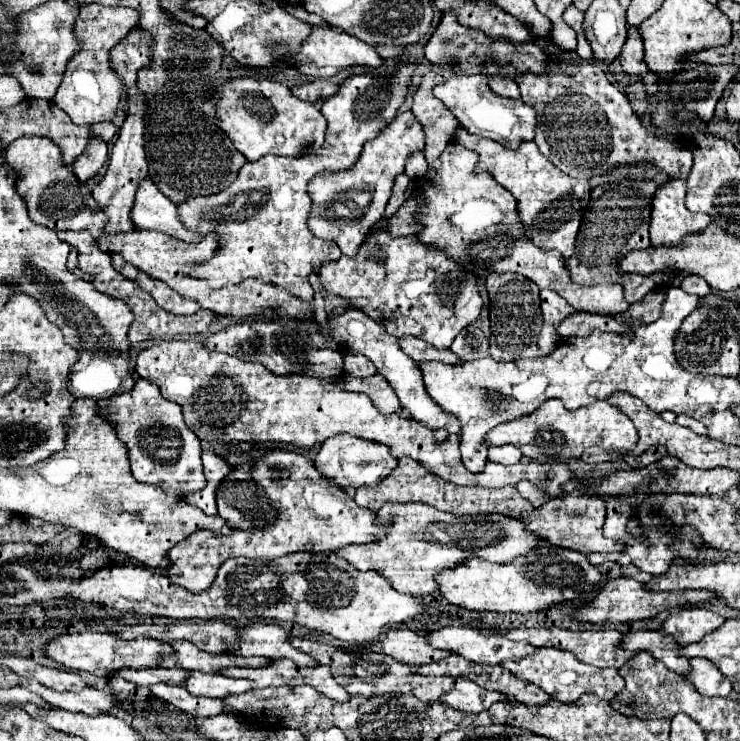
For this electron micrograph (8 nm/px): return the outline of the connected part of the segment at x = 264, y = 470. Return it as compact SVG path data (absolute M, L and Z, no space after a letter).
M270 451L268 455L258 457L252 477L268 493L272 507L278 513L276 521L264 531L244 533L240 529L232 529L228 537L216 537L214 533L192 533L192 537L180 541L180 545L176 545L176 549L170 553L172 569L168 571L168 577L172 583L182 585L192 593L200 593L212 585L220 565L230 557L274 561L300 549L316 549L316 553L338 551L350 543L380 541L394 525L394 521L380 525L374 511L358 507L356 501L346 495L346 491L328 483L320 473L316 473L314 463L298 453Z

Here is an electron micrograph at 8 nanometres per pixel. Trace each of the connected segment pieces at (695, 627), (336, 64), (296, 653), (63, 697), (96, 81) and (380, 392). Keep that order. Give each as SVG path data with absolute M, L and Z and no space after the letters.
M682 609L676 615L668 617L662 625L662 631L676 637L680 645L690 645L702 641L708 633L724 625L724 617L710 609Z
M314 27L312 37L308 37L304 43L304 51L300 51L300 57L296 57L296 69L312 77L332 77L348 67L368 67L370 71L378 71L384 67L384 59L380 59L372 45L332 27Z
M256 623L240 631L240 641L236 641L234 655L242 657L270 657L270 659L292 659L300 667L318 667L308 653L302 653L292 645L292 635L280 625Z
M32 679L24 681L24 687L32 689L34 693L38 693L52 707L68 709L68 711L76 711L76 713L82 711L82 713L86 713L90 717L102 715L102 713L110 711L118 703L114 695L98 691L98 689L92 689L92 687L80 691L80 693L56 693L56 691L44 689L44 685L40 685L40 683L32 681Z
M88 3L80 7L76 19L76 35L82 41L80 53L72 57L66 65L66 73L56 91L56 105L70 115L76 125L90 125L98 121L112 121L116 107L122 97L122 79L110 67L110 49L116 47L134 27L138 27L140 13L132 7L104 7L98 3Z
M380 373L366 377L366 379L346 377L344 389L366 393L372 399L372 403L380 409L380 413L394 413L400 407L400 401L398 401L394 389L390 387L390 383Z

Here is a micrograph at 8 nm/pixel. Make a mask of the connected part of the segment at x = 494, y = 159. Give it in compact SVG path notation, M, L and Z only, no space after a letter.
M460 127L456 129L454 139L466 145L468 149L480 153L476 171L492 173L502 187L514 193L518 201L520 219L524 221L524 227L528 229L528 239L536 245L542 245L542 249L558 249L564 255L564 259L568 259L574 253L580 221L590 201L590 183L586 179L570 177L562 173L558 167L554 167L538 151L534 141L524 143L518 149L508 149L492 139L482 139L482 137L478 139L476 135L464 133L464 129Z

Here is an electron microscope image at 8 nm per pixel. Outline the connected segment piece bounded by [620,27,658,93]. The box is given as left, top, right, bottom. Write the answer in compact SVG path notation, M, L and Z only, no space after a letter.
M636 27L628 29L628 39L622 47L620 53L620 61L622 61L622 69L630 75L638 75L648 93L658 93L658 85L656 85L656 77L654 73L650 73L650 69L644 65L644 47L640 41L640 35L636 33Z

